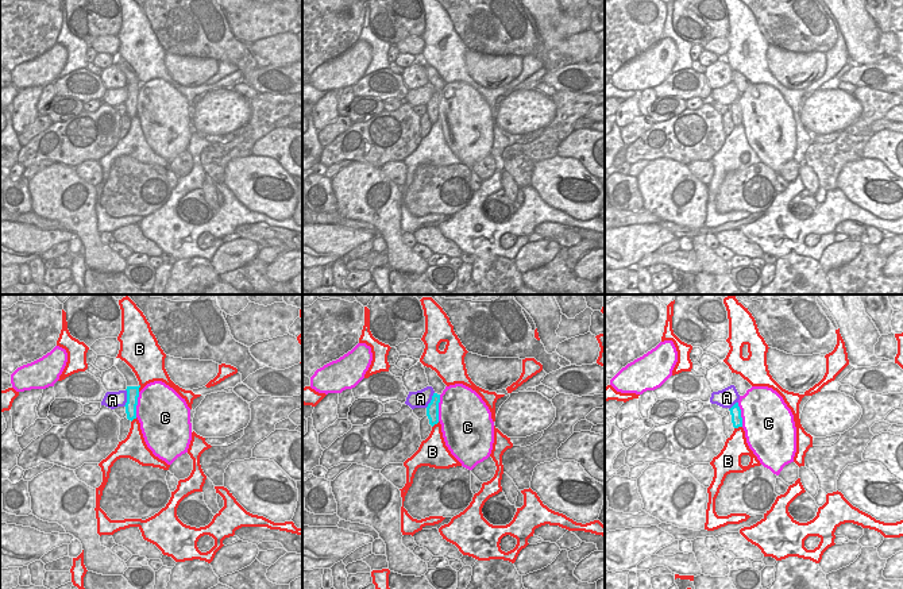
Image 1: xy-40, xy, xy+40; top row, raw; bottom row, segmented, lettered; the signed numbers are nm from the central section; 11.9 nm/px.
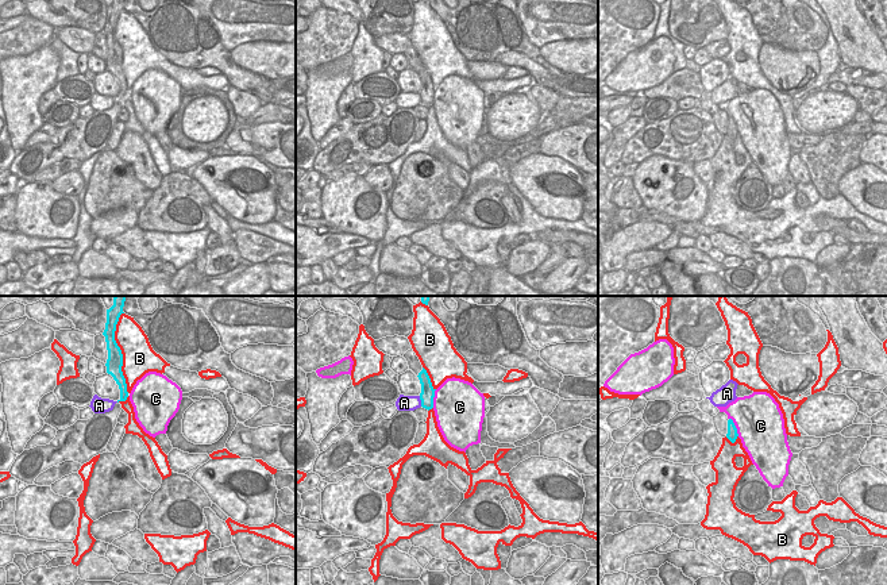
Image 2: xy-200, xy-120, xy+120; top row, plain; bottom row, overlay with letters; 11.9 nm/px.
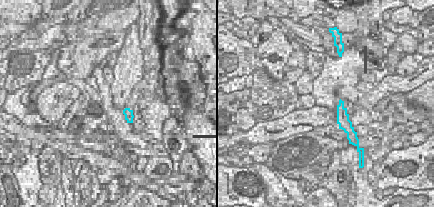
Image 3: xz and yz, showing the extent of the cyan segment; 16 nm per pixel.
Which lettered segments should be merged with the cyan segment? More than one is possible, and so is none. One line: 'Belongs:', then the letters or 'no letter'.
Belongs: no letter.

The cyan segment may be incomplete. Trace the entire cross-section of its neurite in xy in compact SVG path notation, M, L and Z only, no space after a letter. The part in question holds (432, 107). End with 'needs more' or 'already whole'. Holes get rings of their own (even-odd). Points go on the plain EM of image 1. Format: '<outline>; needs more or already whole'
M433 91L432 97L427 104L427 113L432 124L439 120L439 100L440 100L440 92Z; already whole

